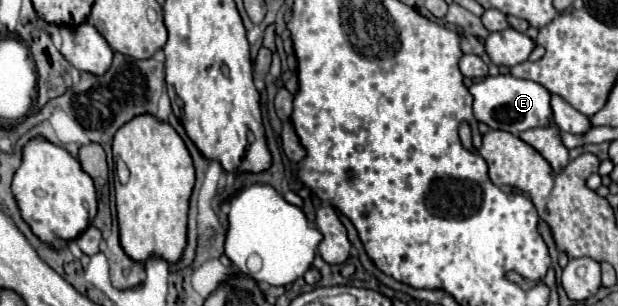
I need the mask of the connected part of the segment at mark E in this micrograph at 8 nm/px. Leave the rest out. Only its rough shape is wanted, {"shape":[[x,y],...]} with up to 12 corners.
{"shape":[[514,75],[474,83],[474,117],[512,135],[552,119],[550,91]]}

